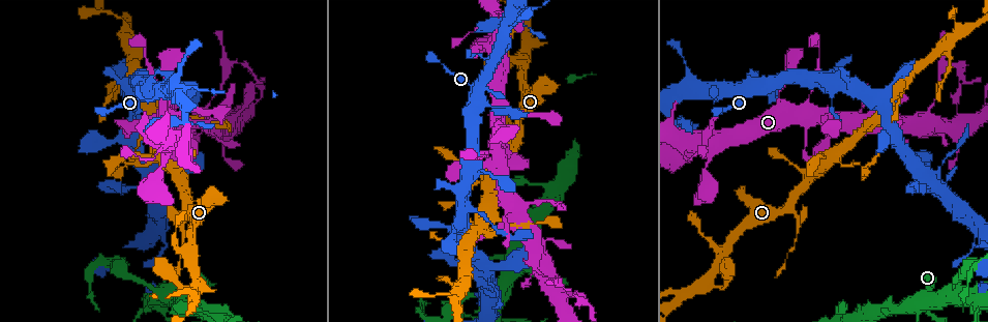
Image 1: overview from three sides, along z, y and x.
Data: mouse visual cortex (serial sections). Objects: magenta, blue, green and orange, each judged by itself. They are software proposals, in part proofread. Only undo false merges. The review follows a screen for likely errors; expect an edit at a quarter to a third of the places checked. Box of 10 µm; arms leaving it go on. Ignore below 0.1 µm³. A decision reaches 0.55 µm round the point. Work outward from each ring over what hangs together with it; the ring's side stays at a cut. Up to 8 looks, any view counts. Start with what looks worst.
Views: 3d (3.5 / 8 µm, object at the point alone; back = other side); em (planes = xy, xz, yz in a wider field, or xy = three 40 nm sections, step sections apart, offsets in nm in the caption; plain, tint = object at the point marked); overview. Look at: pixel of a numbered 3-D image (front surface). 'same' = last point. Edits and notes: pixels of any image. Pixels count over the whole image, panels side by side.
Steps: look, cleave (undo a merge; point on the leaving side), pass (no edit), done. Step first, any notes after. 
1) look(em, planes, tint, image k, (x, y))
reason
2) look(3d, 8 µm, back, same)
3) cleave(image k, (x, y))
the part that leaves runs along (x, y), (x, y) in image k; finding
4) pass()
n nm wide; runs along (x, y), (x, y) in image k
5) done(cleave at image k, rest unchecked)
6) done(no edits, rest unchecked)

look(3d, 3.5 µm, image 1, (543, 276))
thin neck

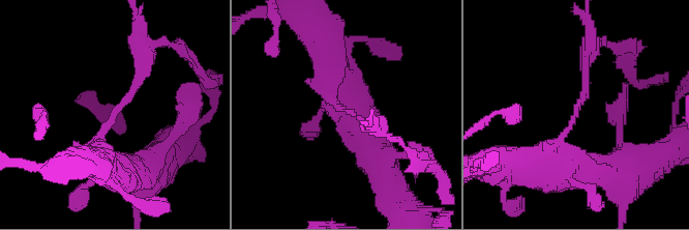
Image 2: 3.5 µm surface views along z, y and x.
look(em, xy, step 3, plain, image 2, (573, 113))
arms of 150, 350 nm; now the EM

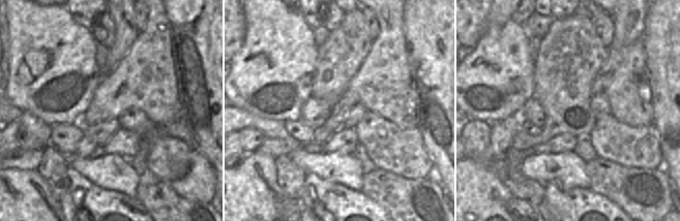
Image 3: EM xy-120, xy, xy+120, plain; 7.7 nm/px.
look(em, xy, step 3, tint, same)
where the object lies

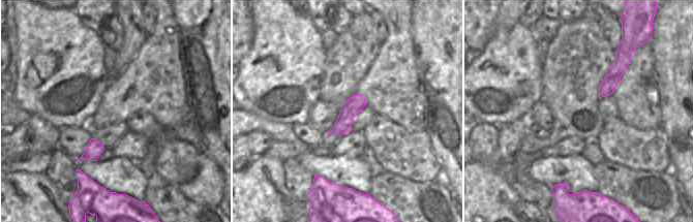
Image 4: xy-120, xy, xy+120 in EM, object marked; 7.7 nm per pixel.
pass()
140 nm wide; runs along (620, 61), (608, 86), (601, 94) in image 4; continuous, no second cell

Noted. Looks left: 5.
look(3d, 3.5 µm, image 1, (917, 309))
calibre changes

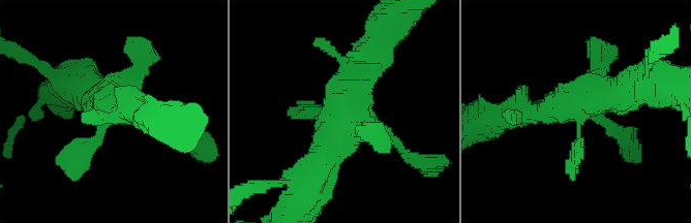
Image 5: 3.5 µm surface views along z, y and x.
look(em, xy, step 2, tint, image 5, (581, 114))
shape alone is not enough

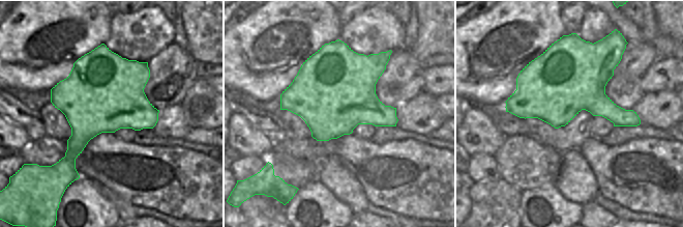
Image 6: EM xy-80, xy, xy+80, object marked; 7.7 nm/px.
pass()
650 nm wide; runs along (141, 62), (99, 132), (61, 151) in image 5; continuous, no second cell

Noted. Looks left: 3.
look(3d, 3.5 µm, image 1, (706, 282))
branch point

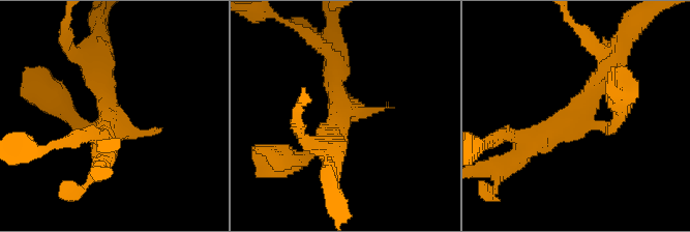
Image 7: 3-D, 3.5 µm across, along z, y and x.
pass()
runs along (613, 56), (582, 108), (521, 155) in image 7; continuous, no second cell

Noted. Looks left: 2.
done(no edits, rest unchecked)

